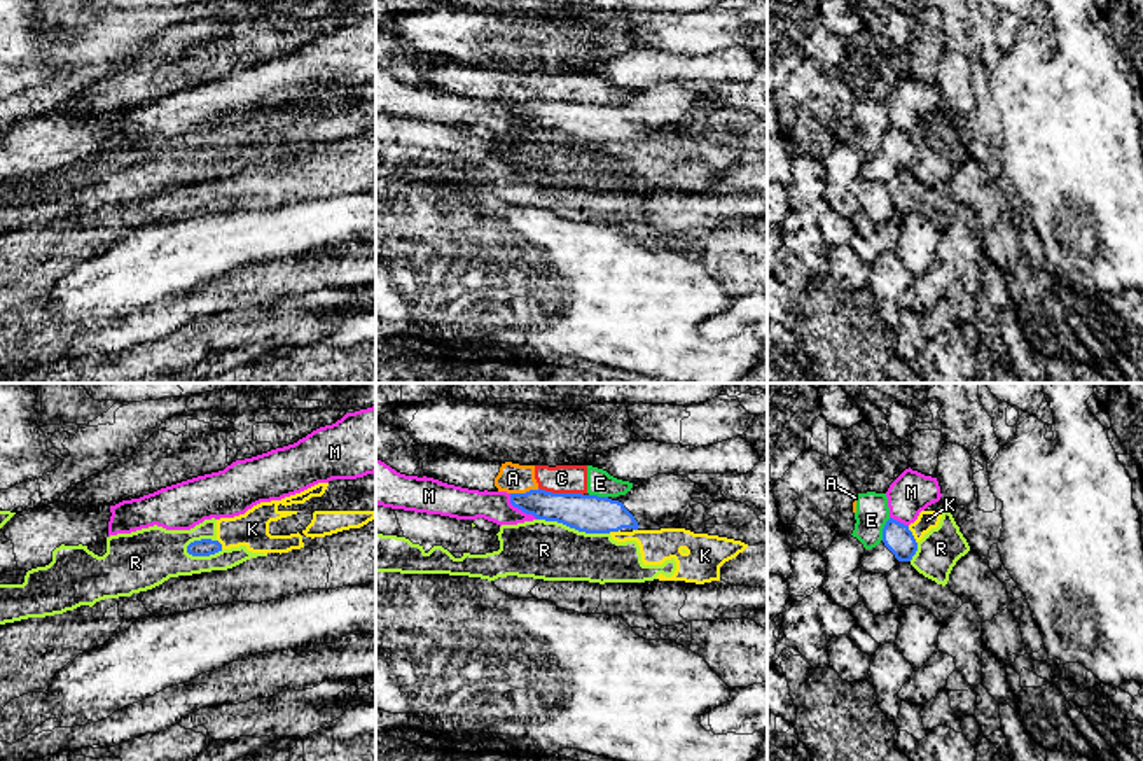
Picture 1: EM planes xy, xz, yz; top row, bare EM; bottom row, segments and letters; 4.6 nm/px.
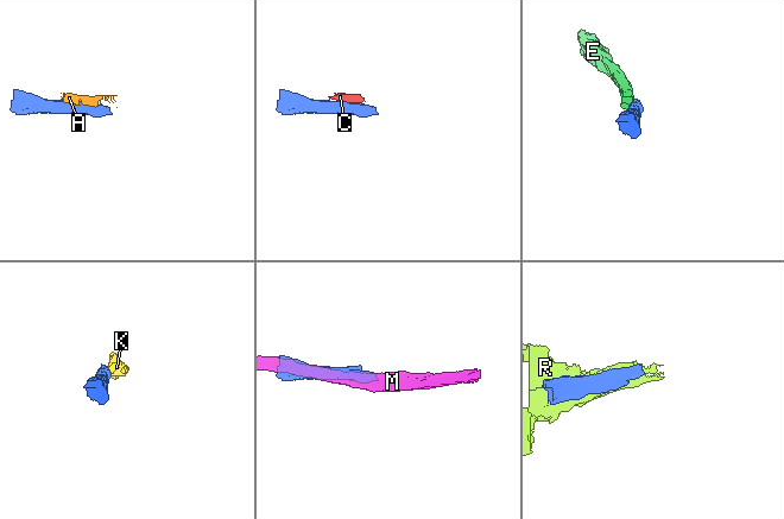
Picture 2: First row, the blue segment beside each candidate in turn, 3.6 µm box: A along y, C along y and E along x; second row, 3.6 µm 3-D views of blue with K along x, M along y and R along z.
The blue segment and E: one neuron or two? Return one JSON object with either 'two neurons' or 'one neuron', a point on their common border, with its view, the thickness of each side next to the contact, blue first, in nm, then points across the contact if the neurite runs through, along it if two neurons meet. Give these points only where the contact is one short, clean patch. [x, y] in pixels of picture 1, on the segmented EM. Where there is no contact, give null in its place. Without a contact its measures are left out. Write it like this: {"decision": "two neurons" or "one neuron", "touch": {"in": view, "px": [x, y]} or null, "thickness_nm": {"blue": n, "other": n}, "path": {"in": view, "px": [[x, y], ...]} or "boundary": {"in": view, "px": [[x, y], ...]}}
{"decision": "two neurons", "touch": {"in": "yz", "px": [883, 529]}, "thickness_nm": {"blue": 140, "other": 150}, "boundary": {"in": "yz", "px": [[890, 518], [881, 539]]}}

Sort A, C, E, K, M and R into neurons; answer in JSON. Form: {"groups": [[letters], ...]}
{"groups": [["A", "C", "E"], ["K", "R"], ["M"]]}

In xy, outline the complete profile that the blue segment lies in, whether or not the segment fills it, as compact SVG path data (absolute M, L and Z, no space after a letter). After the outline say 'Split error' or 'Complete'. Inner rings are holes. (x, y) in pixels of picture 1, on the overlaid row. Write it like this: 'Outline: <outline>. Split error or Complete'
Outline: M211 539L194 541L187 546L187 553L192 556L210 556L222 551L222 544Z. Complete

